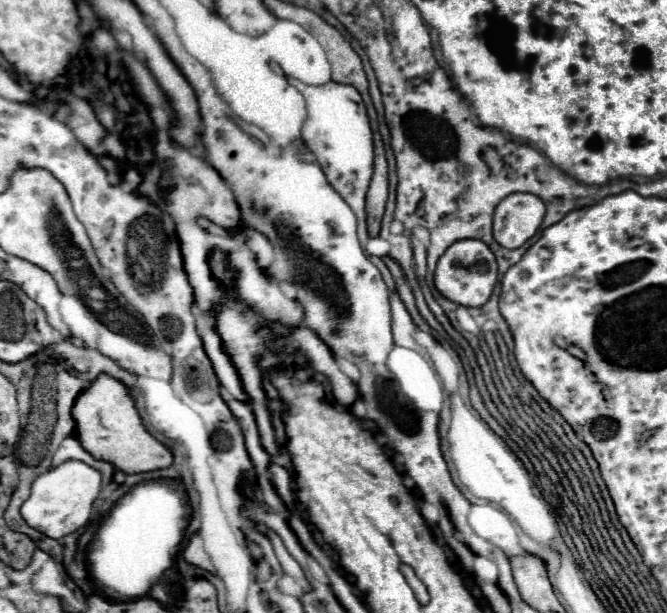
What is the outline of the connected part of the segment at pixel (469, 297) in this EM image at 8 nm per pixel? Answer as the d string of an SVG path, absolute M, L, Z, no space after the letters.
M470 238L470 240L454 242L440 256L436 274L434 274L434 286L444 298L448 298L460 306L482 306L488 302L488 298L494 290L496 276L498 276L498 268L496 268L496 258L492 254L492 250L482 240Z

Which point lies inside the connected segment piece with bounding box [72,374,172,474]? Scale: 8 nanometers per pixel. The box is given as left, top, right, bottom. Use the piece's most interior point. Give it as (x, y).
(107, 424)

